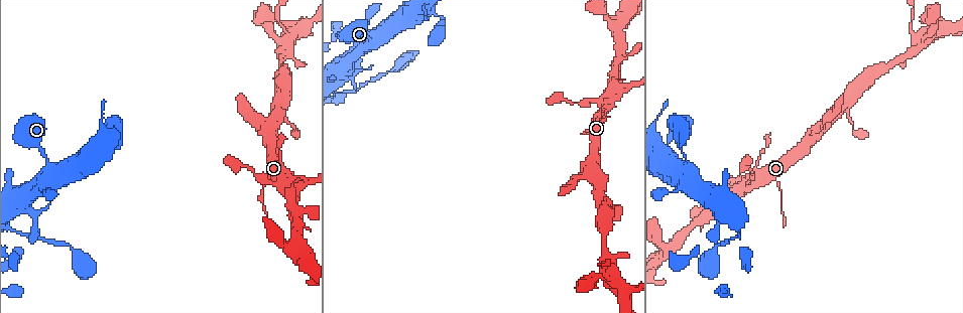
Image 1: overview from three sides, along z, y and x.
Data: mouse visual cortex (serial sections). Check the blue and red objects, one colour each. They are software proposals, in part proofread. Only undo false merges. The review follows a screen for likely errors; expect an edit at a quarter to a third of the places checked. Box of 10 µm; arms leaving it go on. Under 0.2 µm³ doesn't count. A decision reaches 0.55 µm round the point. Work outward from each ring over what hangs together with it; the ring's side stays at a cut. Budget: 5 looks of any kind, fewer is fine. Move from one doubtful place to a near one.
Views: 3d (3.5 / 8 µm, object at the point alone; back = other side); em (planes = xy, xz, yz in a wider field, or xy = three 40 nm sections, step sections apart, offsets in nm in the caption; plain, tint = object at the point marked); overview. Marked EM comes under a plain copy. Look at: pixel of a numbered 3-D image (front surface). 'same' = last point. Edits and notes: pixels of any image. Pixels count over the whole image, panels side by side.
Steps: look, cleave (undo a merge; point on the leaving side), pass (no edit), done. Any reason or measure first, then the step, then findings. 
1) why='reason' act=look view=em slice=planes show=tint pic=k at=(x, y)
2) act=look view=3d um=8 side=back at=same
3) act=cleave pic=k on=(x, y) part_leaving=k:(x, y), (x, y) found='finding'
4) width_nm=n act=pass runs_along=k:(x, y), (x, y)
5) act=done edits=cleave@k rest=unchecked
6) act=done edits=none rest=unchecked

why='small branch off a trunk' act=look view=3d um=8 pic=1 at=(609, 274)

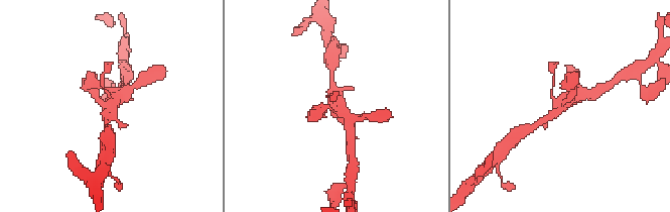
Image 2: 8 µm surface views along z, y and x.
why='now the EM' act=look view=em slice=xy step=1 show=tint at=same

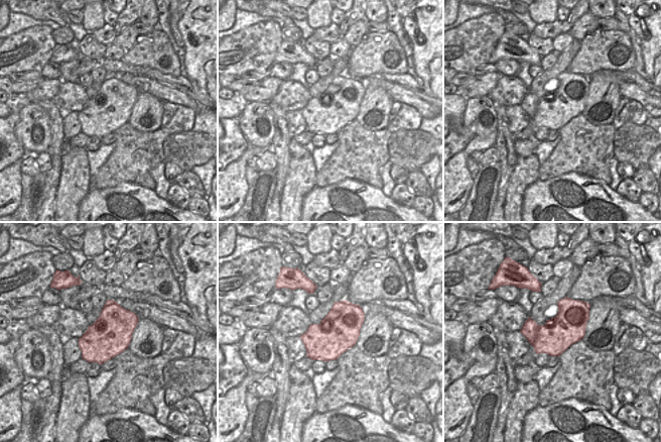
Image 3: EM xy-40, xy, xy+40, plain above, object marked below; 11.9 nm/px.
act=pass found='one cell here'

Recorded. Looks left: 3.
why='sharp bend' act=look view=3d um=3.5 pic=1 at=(341, 93)

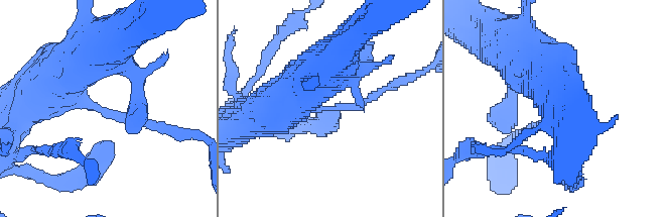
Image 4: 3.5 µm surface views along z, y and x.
arm_widths_nm=100,500 why='now the EM' act=look view=em slice=xy step=2 show=tint pic=4 at=(107, 114)

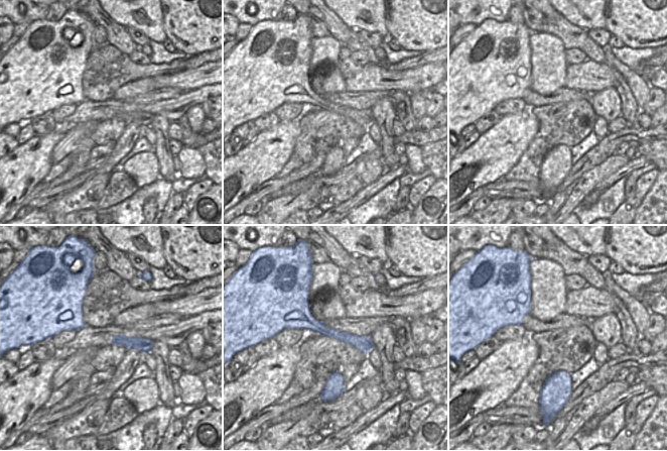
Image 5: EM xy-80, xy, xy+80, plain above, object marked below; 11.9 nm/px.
act=pass found='all the same cell'

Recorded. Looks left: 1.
act=done edits=none rest=unchecked

